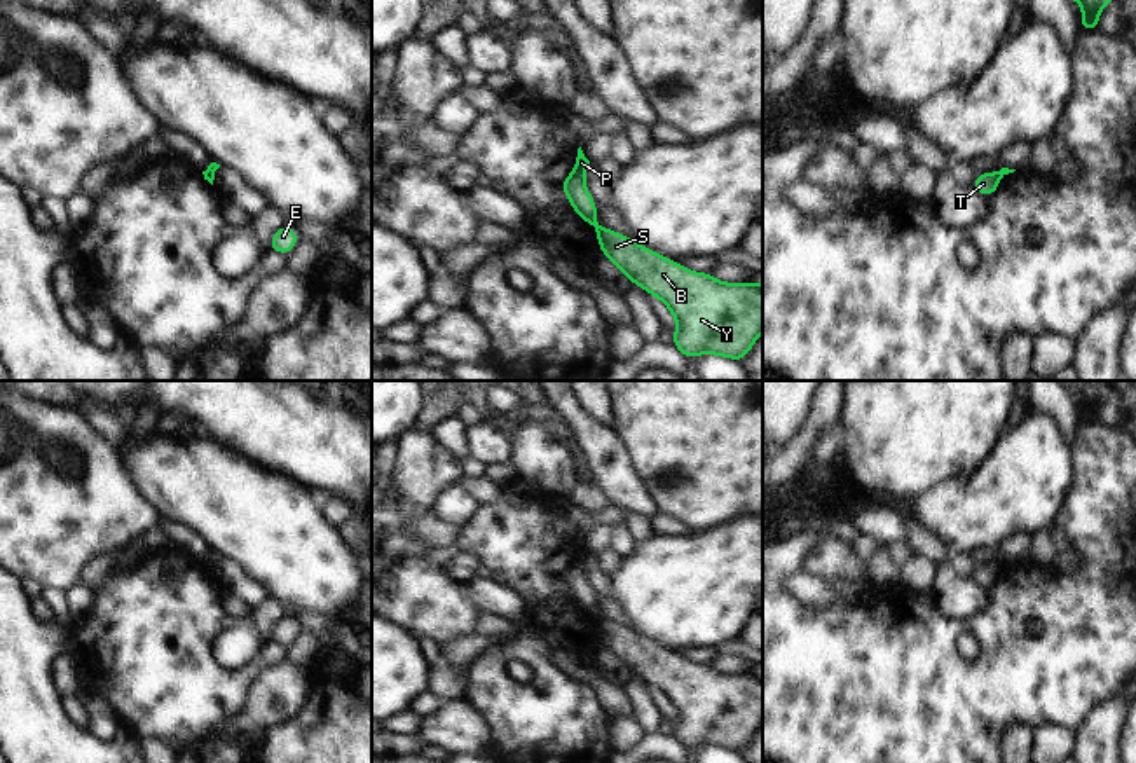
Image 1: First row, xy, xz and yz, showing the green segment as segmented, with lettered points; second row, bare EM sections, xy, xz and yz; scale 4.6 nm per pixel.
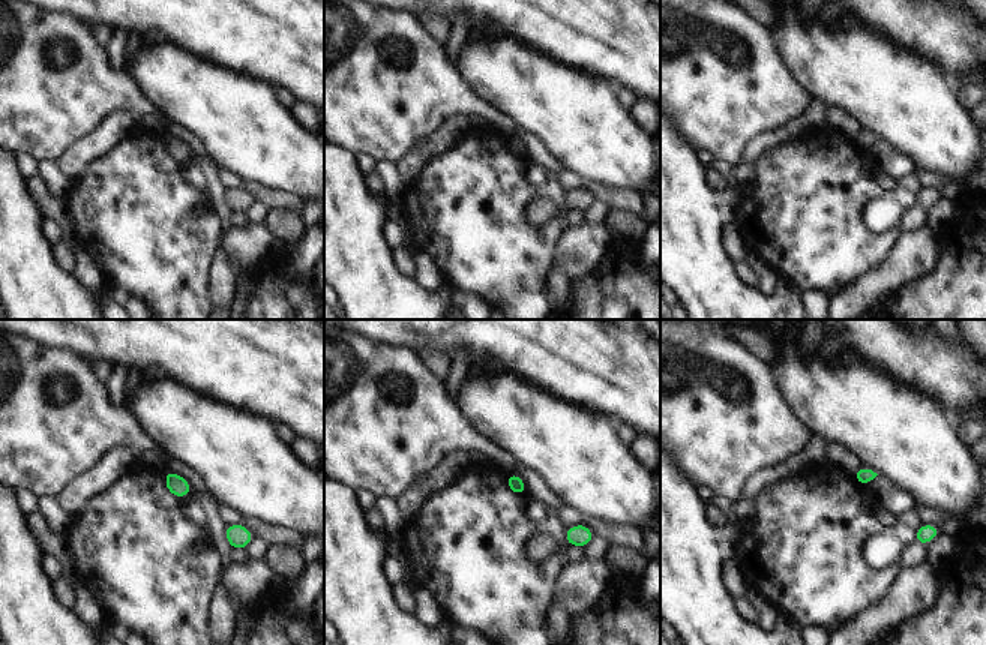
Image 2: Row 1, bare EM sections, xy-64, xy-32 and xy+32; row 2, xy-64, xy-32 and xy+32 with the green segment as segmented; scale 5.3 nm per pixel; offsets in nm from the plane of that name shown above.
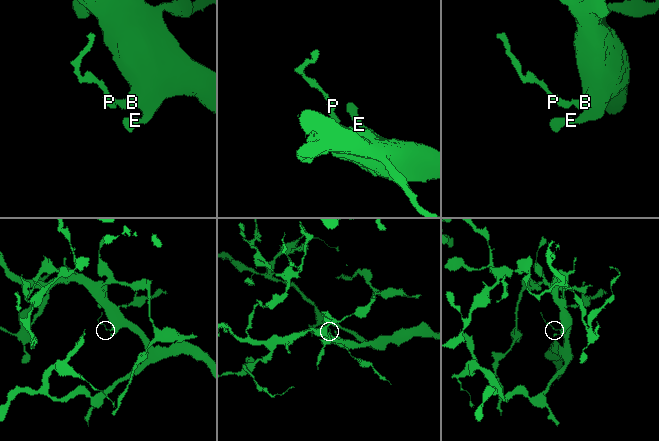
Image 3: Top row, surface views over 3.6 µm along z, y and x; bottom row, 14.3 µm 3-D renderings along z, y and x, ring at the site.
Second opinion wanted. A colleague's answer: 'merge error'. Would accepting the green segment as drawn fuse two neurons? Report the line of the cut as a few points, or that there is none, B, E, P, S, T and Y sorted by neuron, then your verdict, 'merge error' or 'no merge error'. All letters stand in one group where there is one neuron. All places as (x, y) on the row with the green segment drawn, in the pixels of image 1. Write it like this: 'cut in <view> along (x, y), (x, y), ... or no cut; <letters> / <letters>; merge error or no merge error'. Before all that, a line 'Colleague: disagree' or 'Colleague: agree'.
Colleague: agree
cut in xy along (205, 171), (213, 178); B E S Y / P T; merge error

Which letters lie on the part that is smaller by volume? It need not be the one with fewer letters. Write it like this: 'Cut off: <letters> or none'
Cut off: P, T

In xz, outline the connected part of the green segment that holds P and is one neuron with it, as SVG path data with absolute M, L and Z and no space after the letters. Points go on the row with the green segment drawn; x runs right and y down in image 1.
M579 147L574 169L562 182L562 190L565 197L569 199L569 203L572 204L578 217L585 220L586 223L590 223L593 229L597 229L599 227L599 218L595 211L597 203L593 201L593 197L590 196L585 185L586 182L585 175L586 175L588 164L590 161L585 157Z

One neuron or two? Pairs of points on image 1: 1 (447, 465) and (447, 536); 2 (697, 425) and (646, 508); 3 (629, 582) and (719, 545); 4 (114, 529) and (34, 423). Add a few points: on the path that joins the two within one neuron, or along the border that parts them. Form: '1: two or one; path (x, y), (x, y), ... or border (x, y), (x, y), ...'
1: one; path (430, 482), (424, 488), (424, 514), (430, 519)
2: two; border (630, 465), (636, 479), (658, 510)
3: one; path (651, 582), (683, 582), (697, 568)
4: one; path (88, 503), (34, 449)

